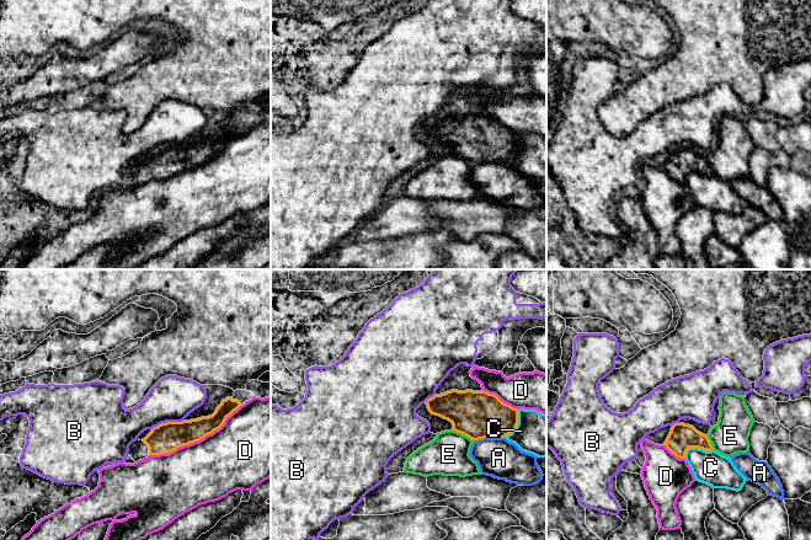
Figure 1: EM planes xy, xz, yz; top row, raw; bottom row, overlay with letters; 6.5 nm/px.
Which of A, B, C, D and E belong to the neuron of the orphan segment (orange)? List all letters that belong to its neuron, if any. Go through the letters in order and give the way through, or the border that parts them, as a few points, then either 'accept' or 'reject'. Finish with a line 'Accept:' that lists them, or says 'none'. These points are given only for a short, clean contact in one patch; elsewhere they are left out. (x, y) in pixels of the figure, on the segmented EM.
A: reject
B: border xy (183, 420), (159, 423), (151, 429); reject
C: reject
D: reject
E: reject
Accept: none

